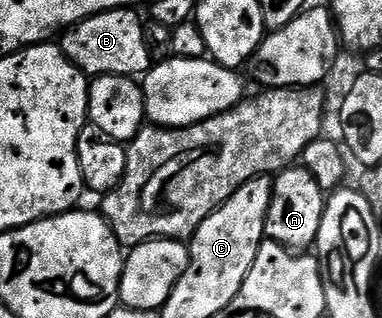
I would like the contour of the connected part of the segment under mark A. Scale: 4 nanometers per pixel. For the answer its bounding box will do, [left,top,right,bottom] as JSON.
[264,164,326,252]

